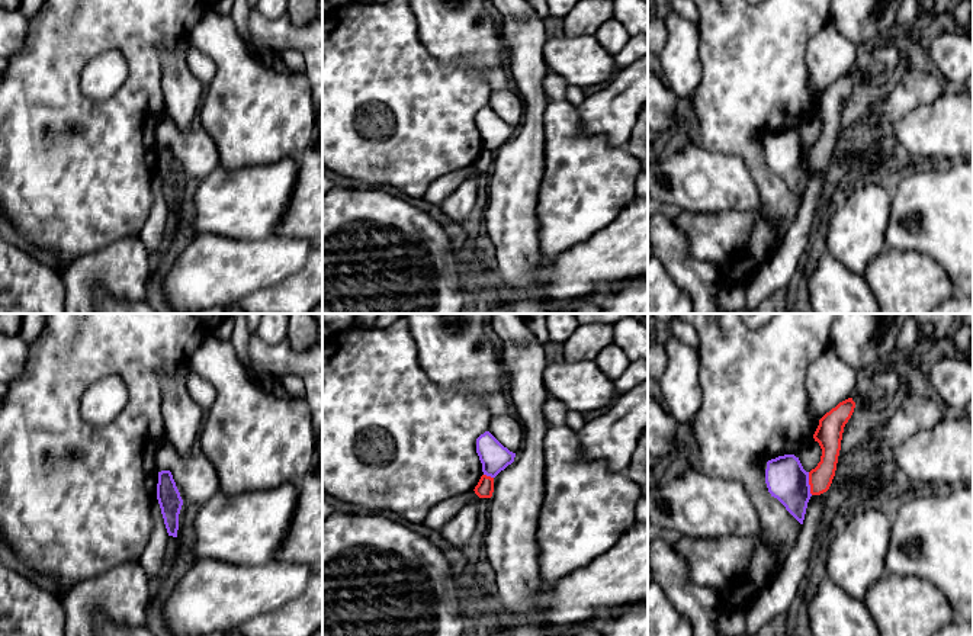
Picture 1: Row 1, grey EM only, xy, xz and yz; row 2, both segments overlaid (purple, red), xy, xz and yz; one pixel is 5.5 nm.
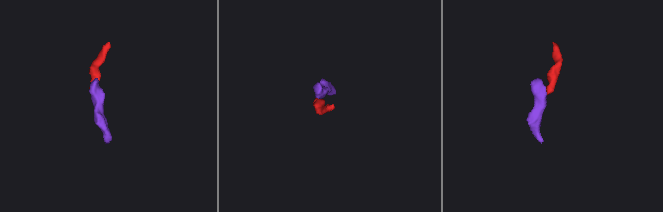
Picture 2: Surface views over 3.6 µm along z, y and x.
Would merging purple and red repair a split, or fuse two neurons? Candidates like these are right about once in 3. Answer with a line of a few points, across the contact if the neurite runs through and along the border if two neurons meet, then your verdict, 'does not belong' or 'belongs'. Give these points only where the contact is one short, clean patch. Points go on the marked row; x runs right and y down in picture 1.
line yz (808, 472), (808, 484), (812, 494); does not belong

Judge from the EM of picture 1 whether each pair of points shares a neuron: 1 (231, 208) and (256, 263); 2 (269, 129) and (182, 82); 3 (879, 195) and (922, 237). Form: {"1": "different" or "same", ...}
{"1": "different", "2": "different", "3": "different"}

